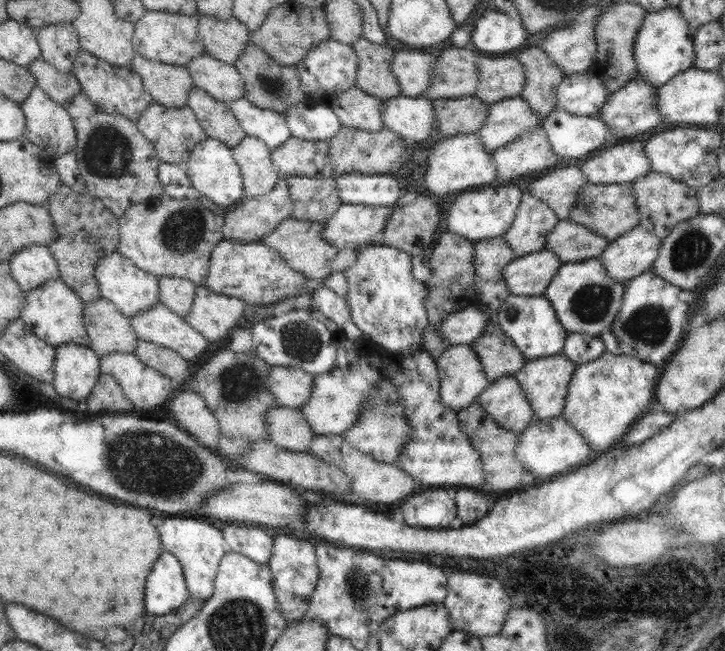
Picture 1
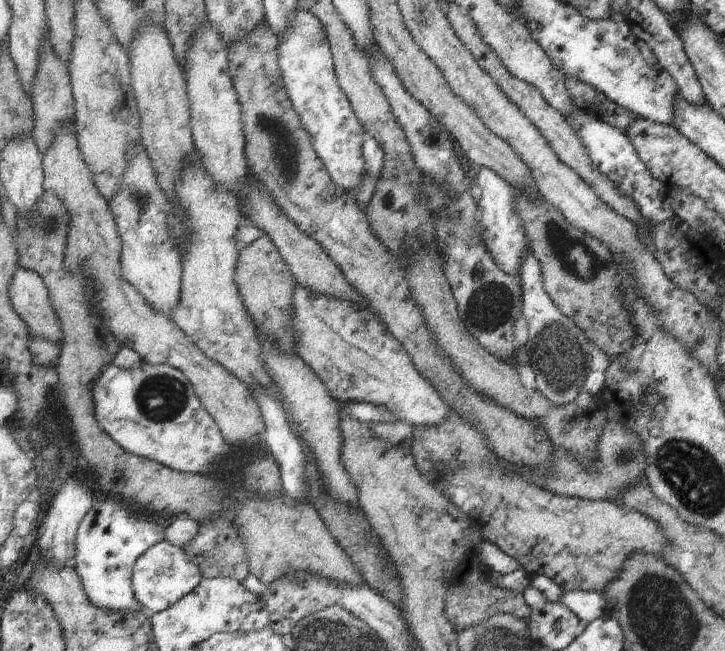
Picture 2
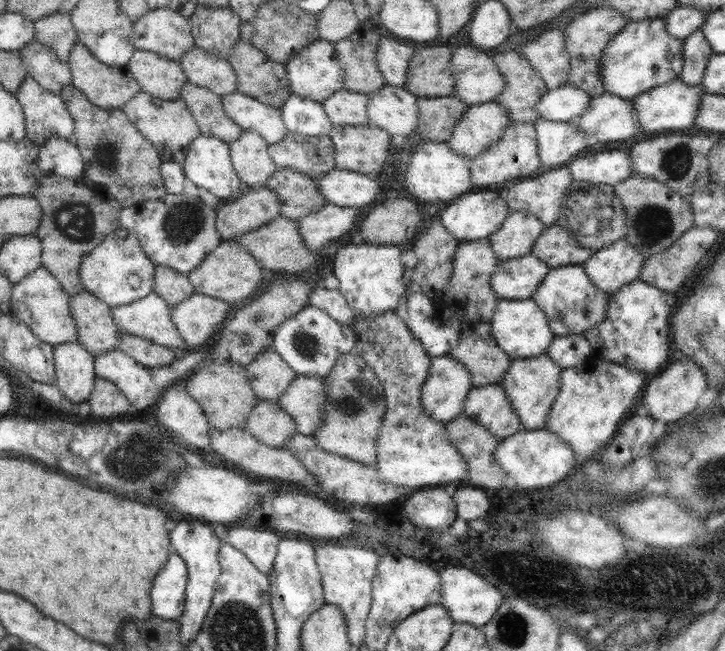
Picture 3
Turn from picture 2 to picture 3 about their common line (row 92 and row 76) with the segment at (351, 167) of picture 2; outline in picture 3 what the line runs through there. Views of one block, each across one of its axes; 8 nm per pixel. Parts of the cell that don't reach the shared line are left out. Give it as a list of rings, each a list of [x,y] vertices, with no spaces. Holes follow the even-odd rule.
[[[318,38],[299,50],[284,66],[291,93],[308,98],[313,102],[321,104],[334,92],[344,89],[342,82],[344,72],[342,72],[333,42]]]

